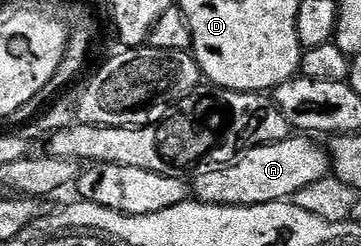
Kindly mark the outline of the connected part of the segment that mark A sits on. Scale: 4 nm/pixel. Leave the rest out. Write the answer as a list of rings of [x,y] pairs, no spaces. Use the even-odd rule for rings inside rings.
[[[292,135],[284,141],[258,145],[239,154],[230,165],[204,169],[193,177],[194,200],[204,205],[264,205],[294,198],[301,187],[328,176],[329,161],[307,135]]]

